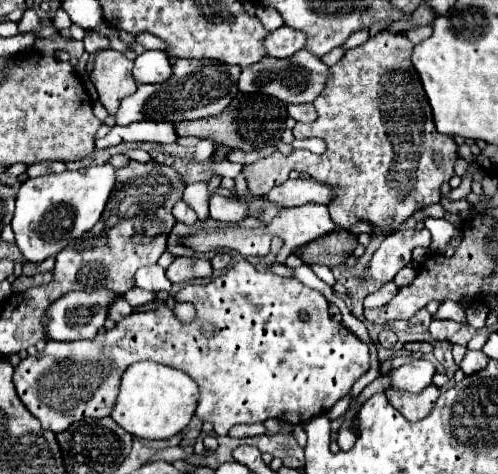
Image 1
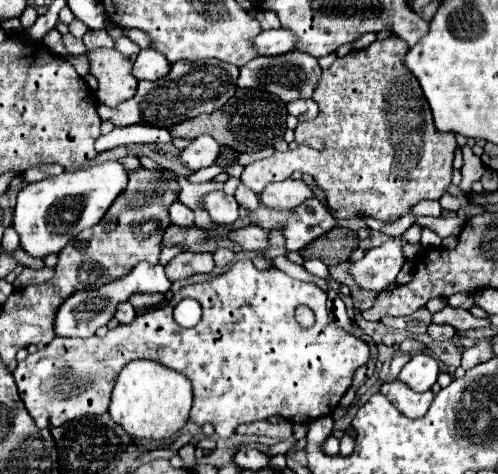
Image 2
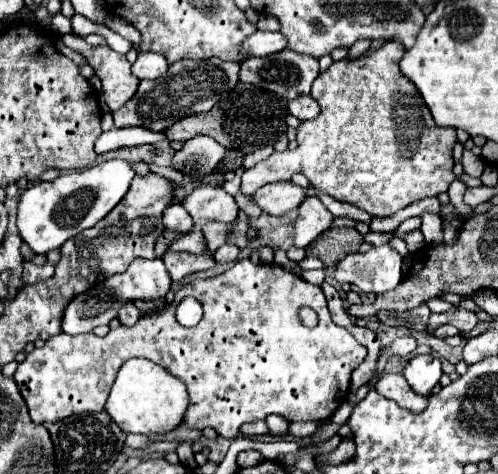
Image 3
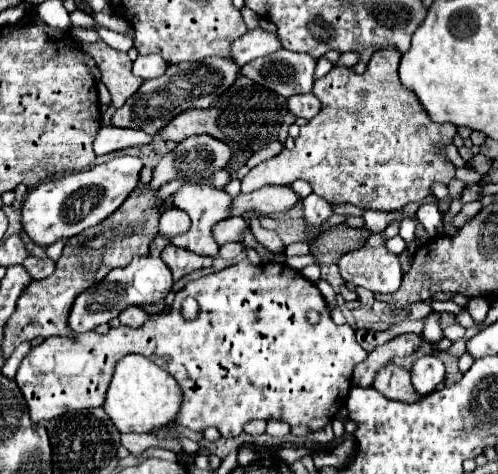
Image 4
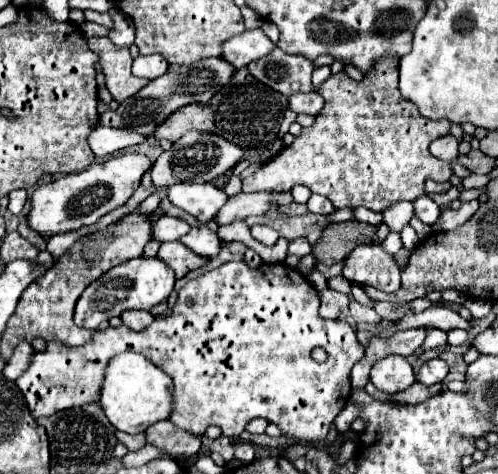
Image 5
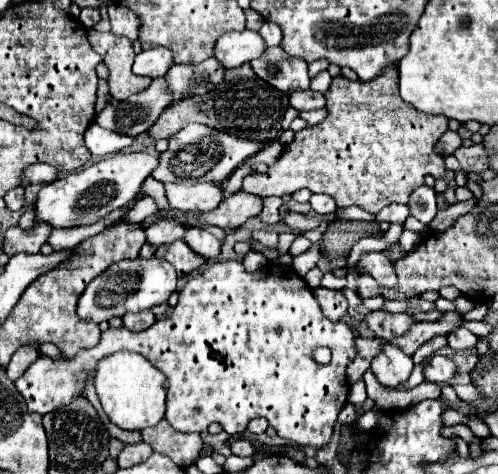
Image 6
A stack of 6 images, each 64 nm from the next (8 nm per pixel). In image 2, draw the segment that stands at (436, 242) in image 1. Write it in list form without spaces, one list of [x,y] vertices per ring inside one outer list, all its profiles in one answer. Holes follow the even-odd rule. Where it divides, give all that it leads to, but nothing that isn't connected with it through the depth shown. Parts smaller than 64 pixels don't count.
[[[419,216],[416,218],[416,222],[414,222],[414,224],[418,224],[418,226],[430,226],[430,229],[434,230],[434,232],[444,239],[451,235],[458,236],[458,234],[460,234],[460,230],[462,230],[462,226],[464,226],[464,220],[462,220],[462,218],[458,218],[458,216]]]

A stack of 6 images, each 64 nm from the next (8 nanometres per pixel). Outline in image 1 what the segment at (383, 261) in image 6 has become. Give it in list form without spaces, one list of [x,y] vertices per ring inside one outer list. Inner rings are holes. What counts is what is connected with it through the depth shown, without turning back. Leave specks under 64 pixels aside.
[[[406,230],[398,234],[388,234],[382,246],[372,254],[368,266],[362,270],[360,278],[364,282],[374,282],[378,286],[394,280],[396,272],[404,268],[412,258],[412,248],[430,246],[432,236],[424,230]]]

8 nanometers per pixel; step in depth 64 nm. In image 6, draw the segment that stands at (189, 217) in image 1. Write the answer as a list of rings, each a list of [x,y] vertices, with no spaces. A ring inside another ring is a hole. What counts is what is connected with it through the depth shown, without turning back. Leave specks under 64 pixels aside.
[[[158,220],[146,228],[146,242],[158,248],[162,244],[184,238],[184,232],[186,232],[184,224],[178,224],[174,220]]]

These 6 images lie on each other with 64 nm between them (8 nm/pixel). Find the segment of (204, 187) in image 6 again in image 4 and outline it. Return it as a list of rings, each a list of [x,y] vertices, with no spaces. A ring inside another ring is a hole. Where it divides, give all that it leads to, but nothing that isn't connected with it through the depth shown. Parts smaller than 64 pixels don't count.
[[[182,184],[178,188],[178,192],[174,192],[172,196],[172,204],[180,210],[184,210],[190,218],[192,218],[192,225],[188,234],[184,234],[184,238],[174,238],[172,244],[186,248],[190,252],[202,254],[202,256],[216,256],[218,254],[218,244],[212,238],[212,226],[220,220],[228,218],[228,206],[232,202],[232,196],[226,194],[220,188],[208,186],[208,184]]]

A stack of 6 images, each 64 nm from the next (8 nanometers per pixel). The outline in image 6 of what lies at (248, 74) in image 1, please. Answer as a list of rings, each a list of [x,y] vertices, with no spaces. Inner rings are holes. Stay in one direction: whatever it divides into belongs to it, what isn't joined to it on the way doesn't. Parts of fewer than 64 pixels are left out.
[[[280,46],[266,48],[260,58],[250,62],[250,66],[262,80],[286,94],[310,86],[308,64],[302,58],[288,56]]]

